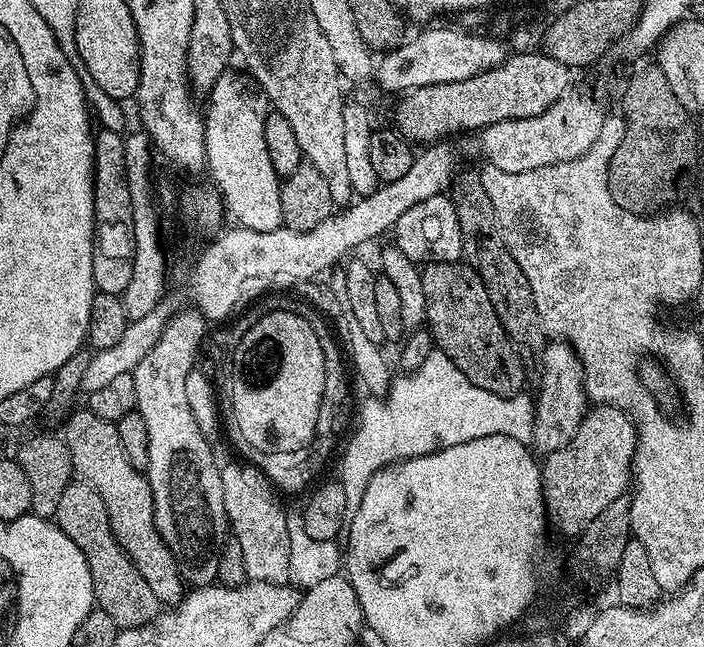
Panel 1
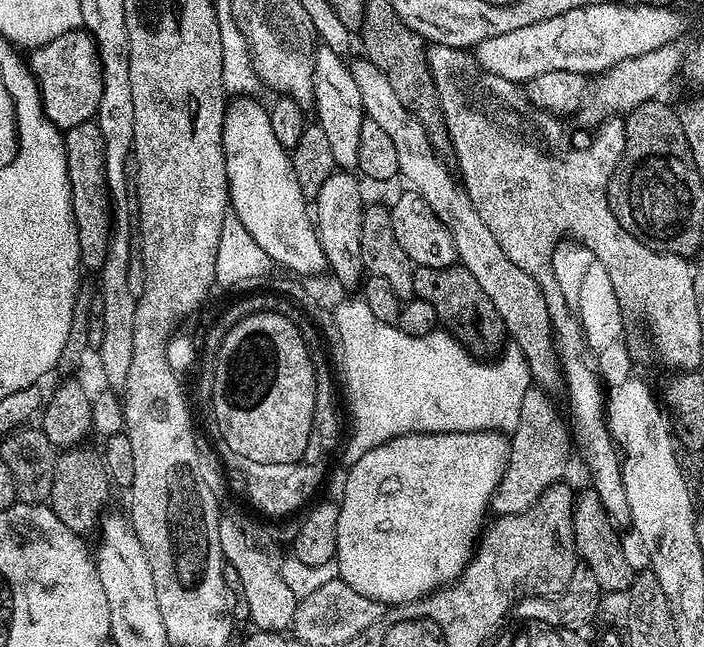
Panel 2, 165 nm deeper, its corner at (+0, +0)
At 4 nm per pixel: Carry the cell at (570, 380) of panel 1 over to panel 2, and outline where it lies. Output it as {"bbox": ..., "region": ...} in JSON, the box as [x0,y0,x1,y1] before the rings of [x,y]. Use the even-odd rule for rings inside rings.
{"bbox":[490,386,570,516],"region":[[[535,386],[526,390],[526,398],[522,398],[522,414],[518,418],[518,426],[510,434],[512,449],[508,455],[508,465],[504,471],[502,482],[492,495],[490,505],[491,511],[496,516],[510,516],[512,514],[522,514],[530,510],[542,498],[542,494],[551,484],[561,483],[565,479],[564,471],[568,468],[568,434],[570,438],[570,428],[564,425],[564,420],[560,417],[560,412],[556,409],[556,404],[551,395],[543,388]]]}

